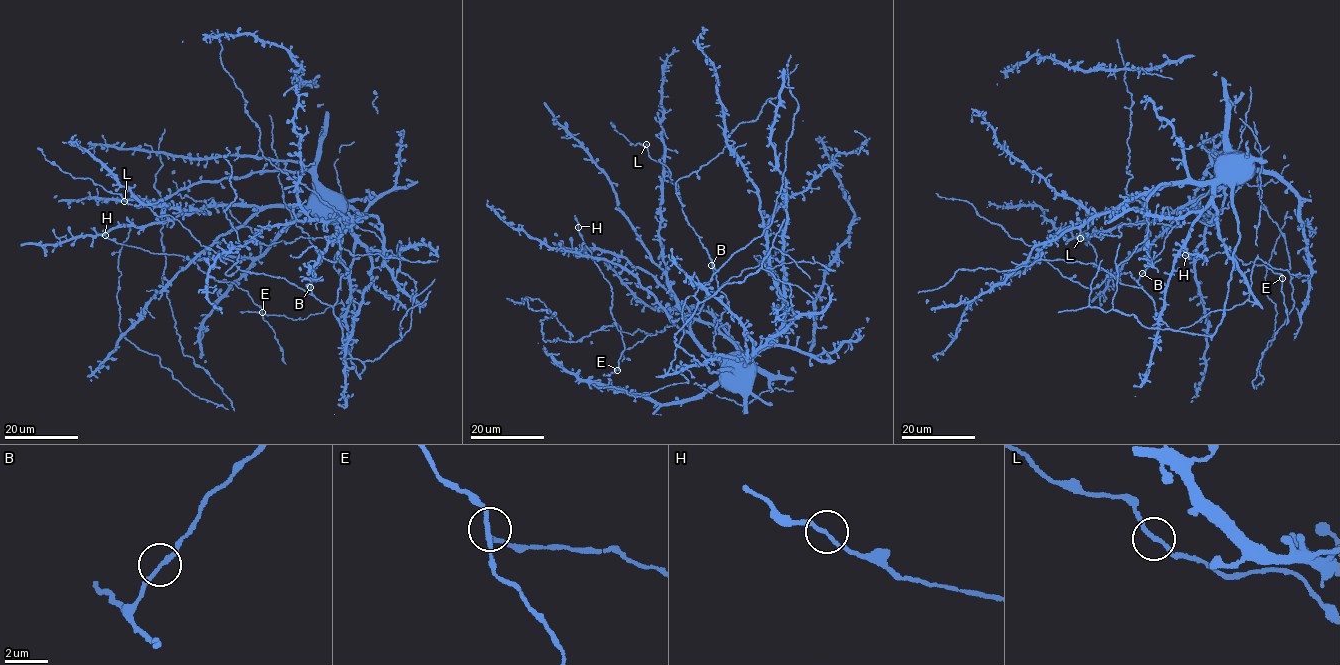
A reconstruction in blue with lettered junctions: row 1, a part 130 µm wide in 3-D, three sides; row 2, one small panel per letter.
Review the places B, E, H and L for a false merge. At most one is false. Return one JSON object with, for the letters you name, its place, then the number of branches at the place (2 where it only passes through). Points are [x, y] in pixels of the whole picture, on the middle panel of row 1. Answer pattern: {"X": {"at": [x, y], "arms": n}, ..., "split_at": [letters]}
{"split_at": []}

